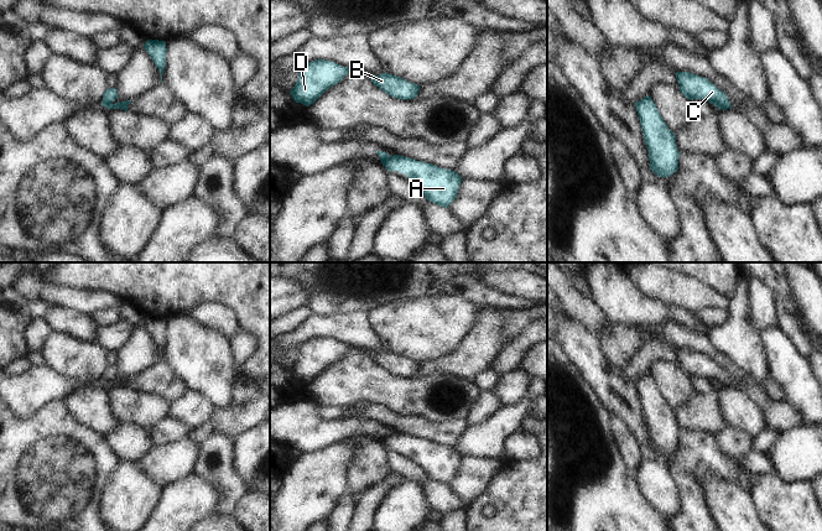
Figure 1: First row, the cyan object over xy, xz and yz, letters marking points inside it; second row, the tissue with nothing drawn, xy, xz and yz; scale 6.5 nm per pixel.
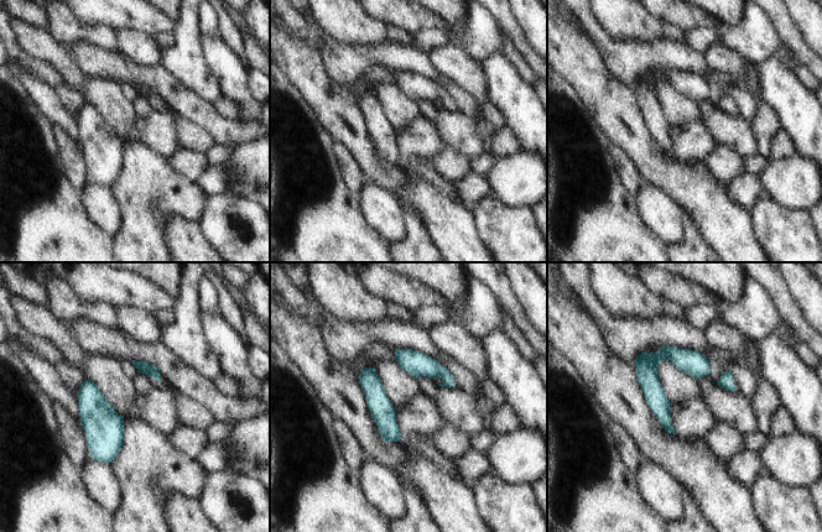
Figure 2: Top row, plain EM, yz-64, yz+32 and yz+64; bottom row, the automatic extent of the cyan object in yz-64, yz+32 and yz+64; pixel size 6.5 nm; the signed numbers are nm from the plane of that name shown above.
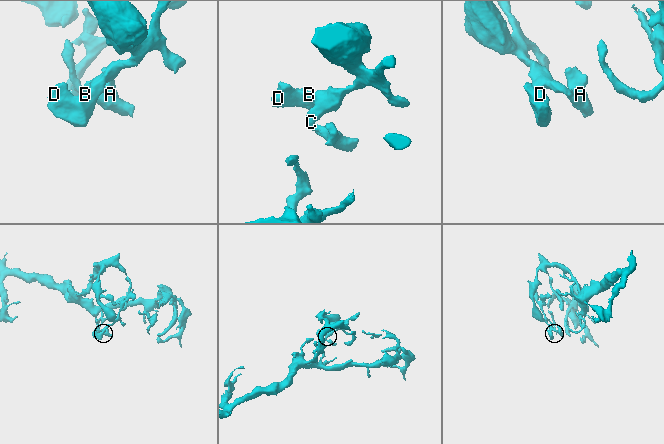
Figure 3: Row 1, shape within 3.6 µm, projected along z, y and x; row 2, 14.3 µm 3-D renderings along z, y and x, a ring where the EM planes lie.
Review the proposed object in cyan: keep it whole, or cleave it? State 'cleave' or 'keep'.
keep

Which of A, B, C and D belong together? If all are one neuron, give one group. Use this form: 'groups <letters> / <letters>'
groups A B C D

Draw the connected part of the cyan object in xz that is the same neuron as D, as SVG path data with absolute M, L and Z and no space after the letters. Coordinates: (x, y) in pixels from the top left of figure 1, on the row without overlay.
M316 337L308 339L301 345L298 356L290 371L296 380L309 384L327 366L338 361L349 348L349 345L332 338Z

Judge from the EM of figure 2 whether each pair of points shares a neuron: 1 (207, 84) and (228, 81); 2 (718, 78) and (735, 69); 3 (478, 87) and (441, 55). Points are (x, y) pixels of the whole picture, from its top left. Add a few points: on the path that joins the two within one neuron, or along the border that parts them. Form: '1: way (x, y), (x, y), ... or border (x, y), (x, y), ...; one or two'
1: border (204, 57), (209, 69), (218, 79), (222, 98); two
2: border (711, 67), (728, 72), (749, 90); two
3: way (469, 78), (449, 60); one

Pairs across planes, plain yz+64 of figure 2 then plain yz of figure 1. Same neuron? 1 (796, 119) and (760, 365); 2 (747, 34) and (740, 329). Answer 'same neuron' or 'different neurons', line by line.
1: different neurons
2: different neurons

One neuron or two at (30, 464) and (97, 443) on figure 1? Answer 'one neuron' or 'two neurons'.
one neuron

